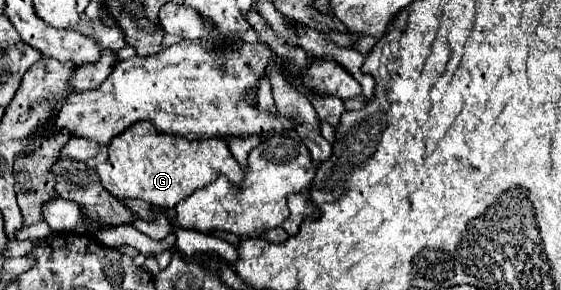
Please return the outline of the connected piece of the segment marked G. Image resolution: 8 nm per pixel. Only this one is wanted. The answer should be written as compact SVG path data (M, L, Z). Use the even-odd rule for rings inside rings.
M139 121L133 127L129 127L127 131L123 131L121 135L117 135L111 143L109 143L109 161L97 165L97 173L101 177L103 187L119 199L129 199L129 197L139 197L151 205L159 205L163 209L173 209L175 203L179 203L181 199L189 197L195 189L209 185L220 175L225 175L235 187L241 187L241 179L245 175L243 167L235 161L235 157L231 155L227 141L221 137L211 137L211 139L185 139L181 135L167 135L167 133L159 133L155 131L155 127L149 121Z

